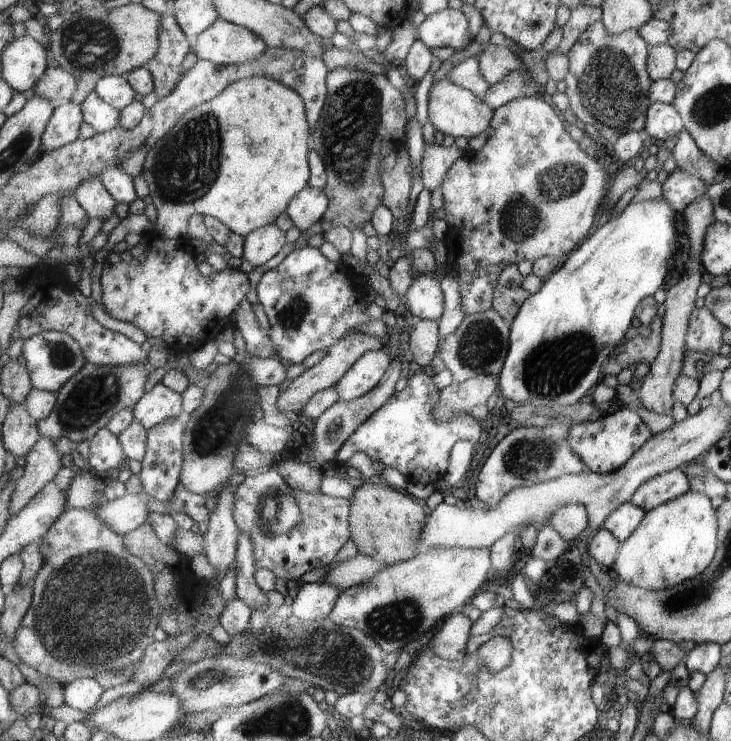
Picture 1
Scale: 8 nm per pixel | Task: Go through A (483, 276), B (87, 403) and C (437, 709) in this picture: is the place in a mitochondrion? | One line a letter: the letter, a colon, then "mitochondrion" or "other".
A: other
B: mitochondrion
C: other

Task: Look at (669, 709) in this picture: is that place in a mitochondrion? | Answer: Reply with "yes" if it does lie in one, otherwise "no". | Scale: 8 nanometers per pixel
no

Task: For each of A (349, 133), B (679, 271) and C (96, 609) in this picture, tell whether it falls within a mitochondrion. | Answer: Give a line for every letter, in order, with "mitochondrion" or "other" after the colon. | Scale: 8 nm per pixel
A: mitochondrion
B: other
C: mitochondrion

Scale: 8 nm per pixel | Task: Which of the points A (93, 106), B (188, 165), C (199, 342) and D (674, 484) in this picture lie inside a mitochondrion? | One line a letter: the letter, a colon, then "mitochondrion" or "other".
A: other
B: mitochondrion
C: other
D: other

